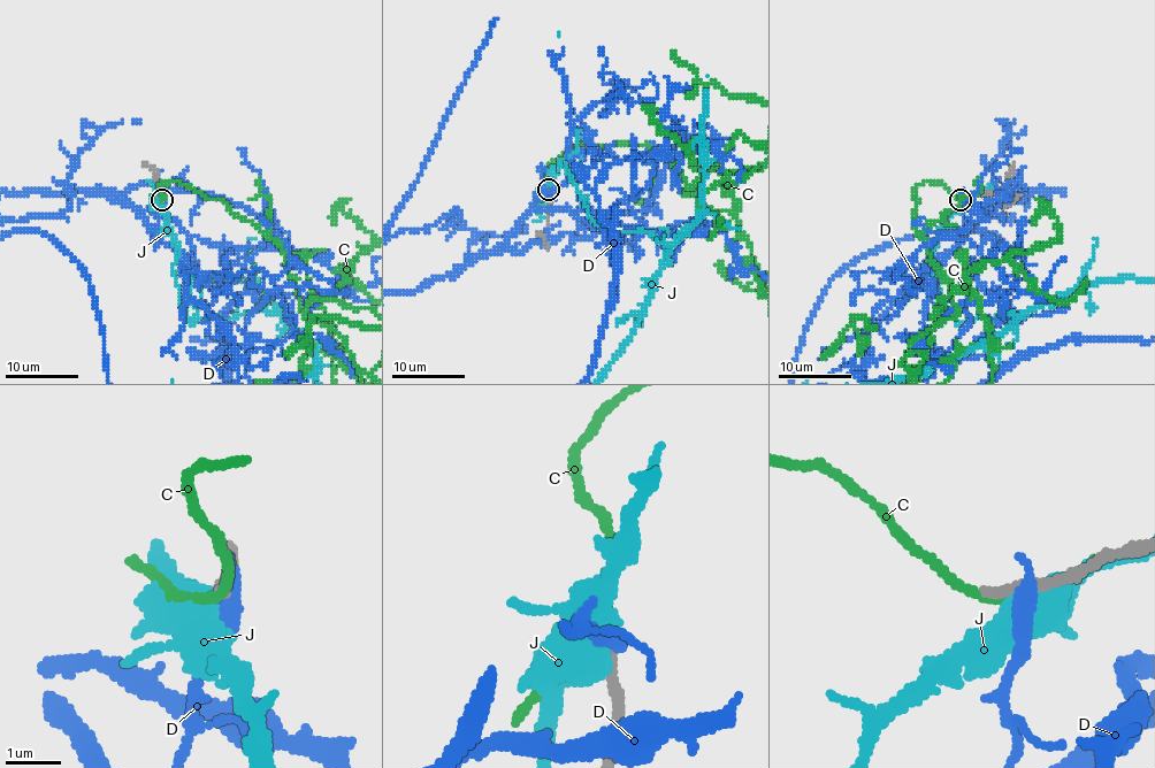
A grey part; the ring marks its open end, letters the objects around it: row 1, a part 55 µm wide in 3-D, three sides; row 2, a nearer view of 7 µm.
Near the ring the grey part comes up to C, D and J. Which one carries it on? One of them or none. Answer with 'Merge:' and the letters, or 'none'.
Merge: none

